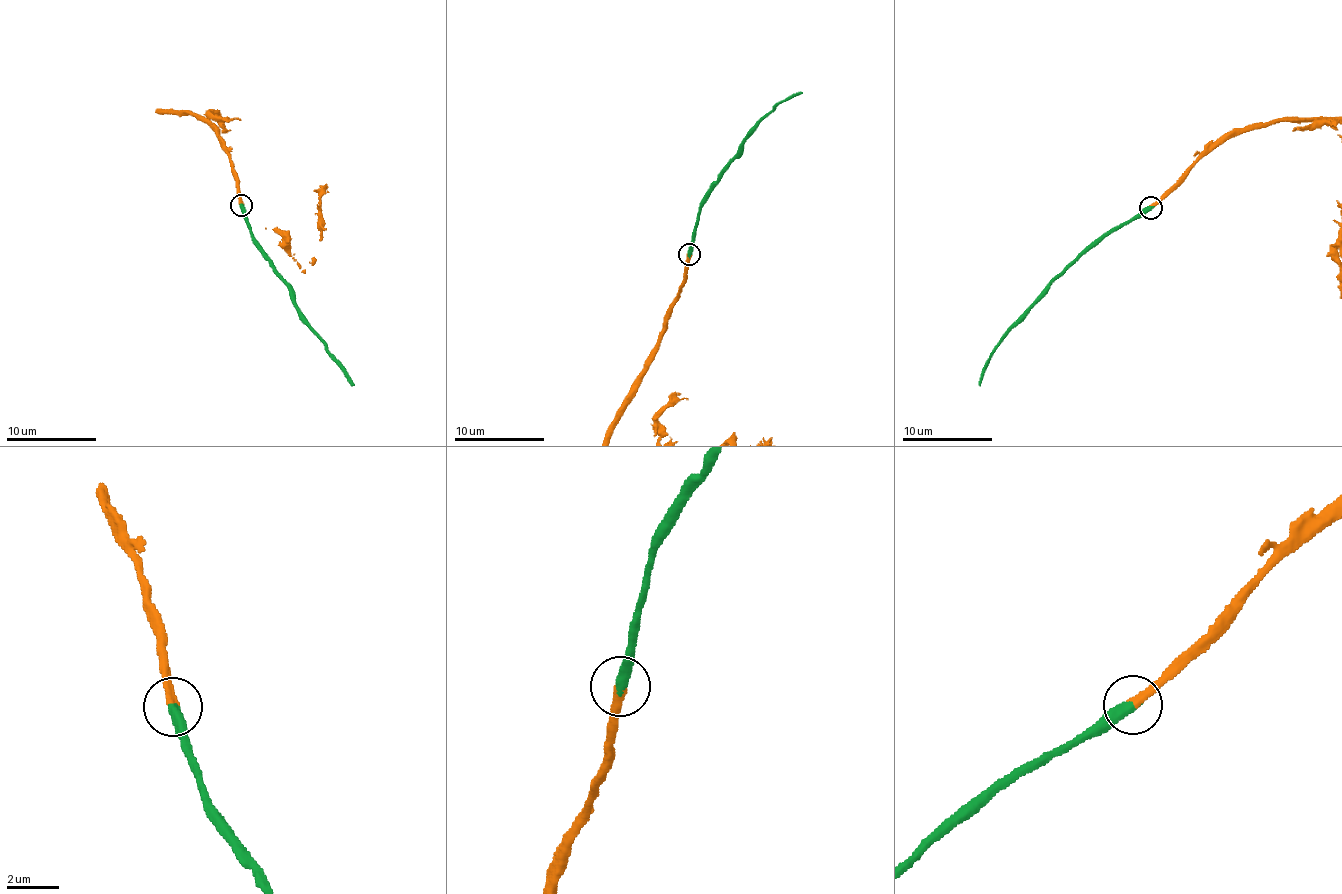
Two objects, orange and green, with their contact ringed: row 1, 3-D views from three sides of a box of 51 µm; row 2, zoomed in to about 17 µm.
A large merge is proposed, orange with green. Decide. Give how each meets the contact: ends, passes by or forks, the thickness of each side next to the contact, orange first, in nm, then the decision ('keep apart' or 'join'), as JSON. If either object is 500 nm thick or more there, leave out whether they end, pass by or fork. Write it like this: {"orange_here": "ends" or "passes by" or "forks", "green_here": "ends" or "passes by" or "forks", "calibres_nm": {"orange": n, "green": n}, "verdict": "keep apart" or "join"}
{"orange_here": "ends", "green_here": "ends", "calibres_nm": {"orange": 320, "green": 440}, "verdict": "join"}

